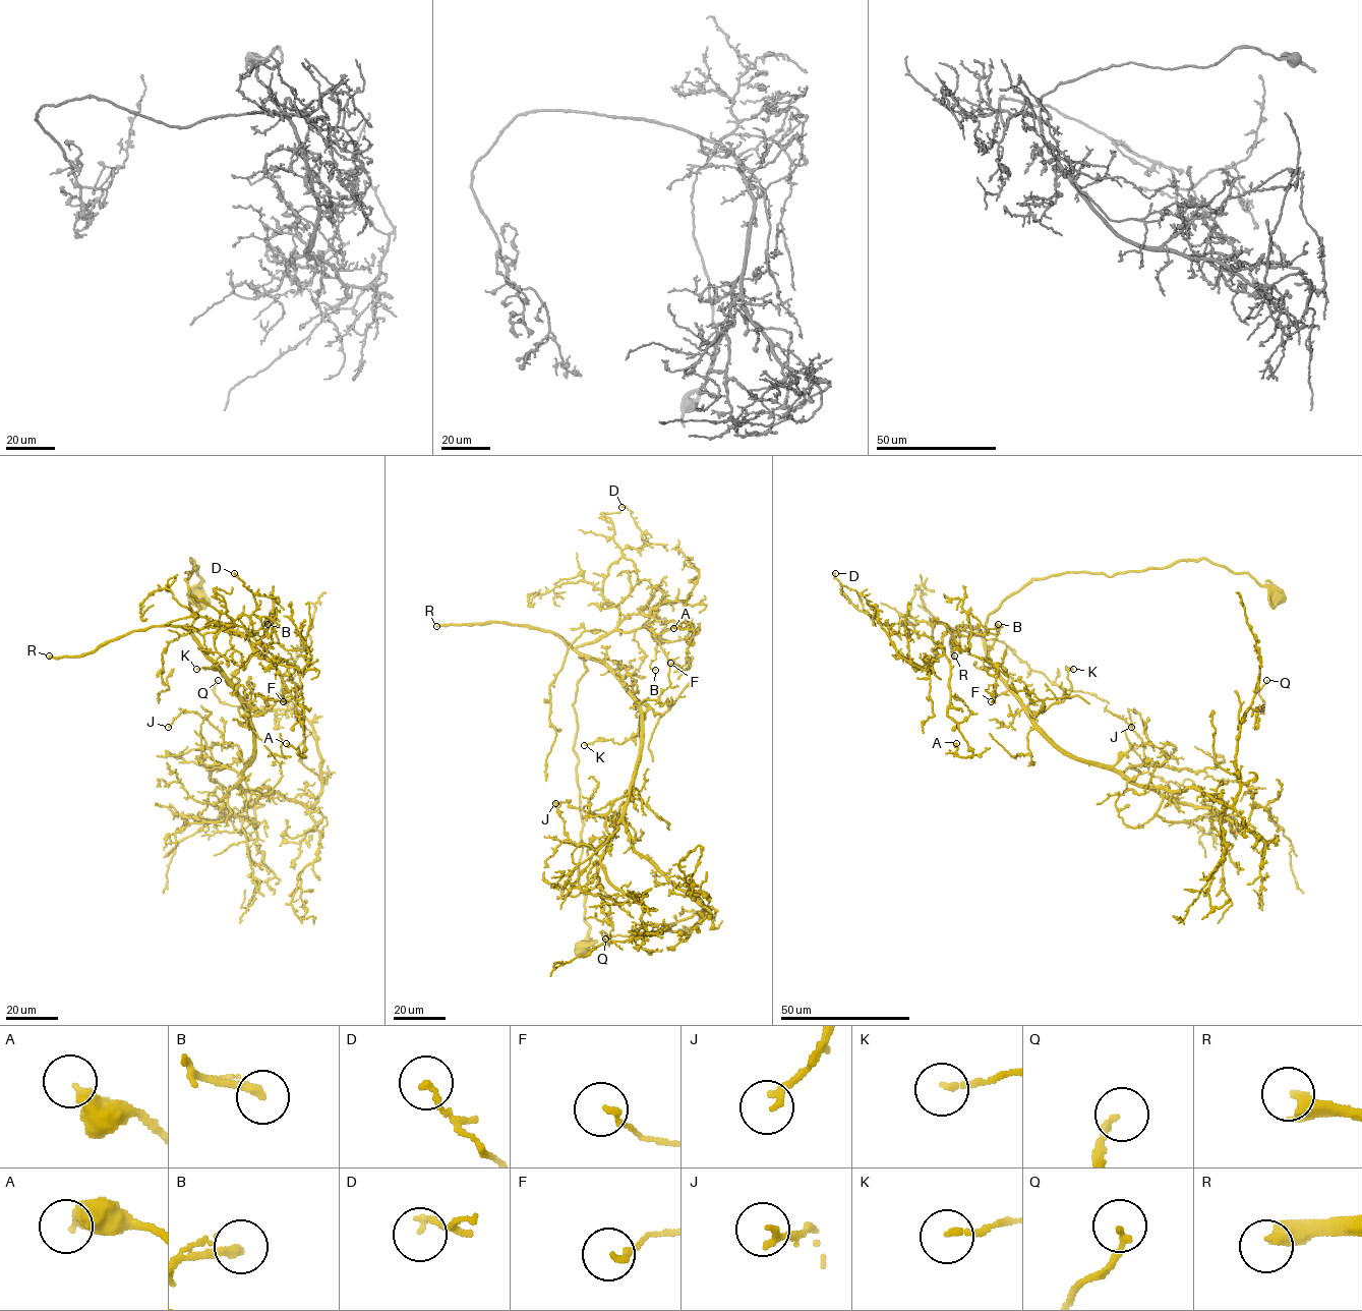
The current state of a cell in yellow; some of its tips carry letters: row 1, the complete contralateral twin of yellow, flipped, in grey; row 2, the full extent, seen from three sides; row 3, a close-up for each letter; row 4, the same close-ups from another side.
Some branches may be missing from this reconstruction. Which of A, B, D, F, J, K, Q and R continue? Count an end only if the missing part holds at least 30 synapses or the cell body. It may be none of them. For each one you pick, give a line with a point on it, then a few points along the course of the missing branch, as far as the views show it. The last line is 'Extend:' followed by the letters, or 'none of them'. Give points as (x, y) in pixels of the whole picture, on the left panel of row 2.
R: at (49, 656)
Extend: R

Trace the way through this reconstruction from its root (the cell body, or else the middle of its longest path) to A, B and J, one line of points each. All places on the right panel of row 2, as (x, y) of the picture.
A: (1277, 596), (1204, 559), (1032, 578), (984, 633), (942, 637), (947, 715), (972, 753), (958, 756), (956, 743)
B: (1277, 596), (1204, 559), (1065, 572), (955, 642), (968, 647), (963, 611), (998, 624)
J: (1277, 596), (1201, 559), (1032, 578), (990, 614), (987, 661), (1057, 746), (1113, 765), (1149, 743), (1131, 727)

